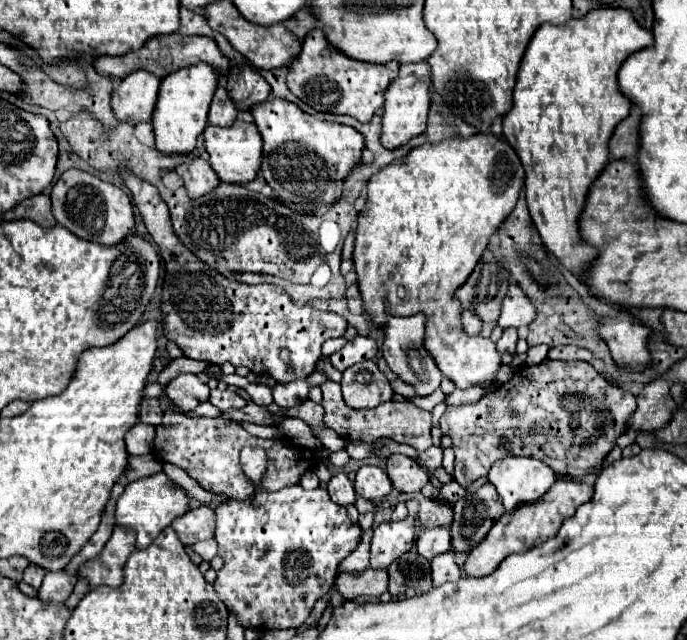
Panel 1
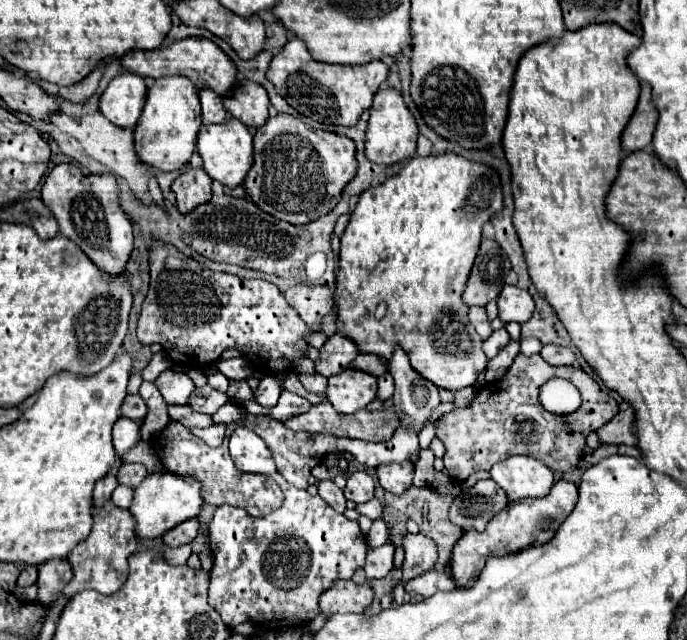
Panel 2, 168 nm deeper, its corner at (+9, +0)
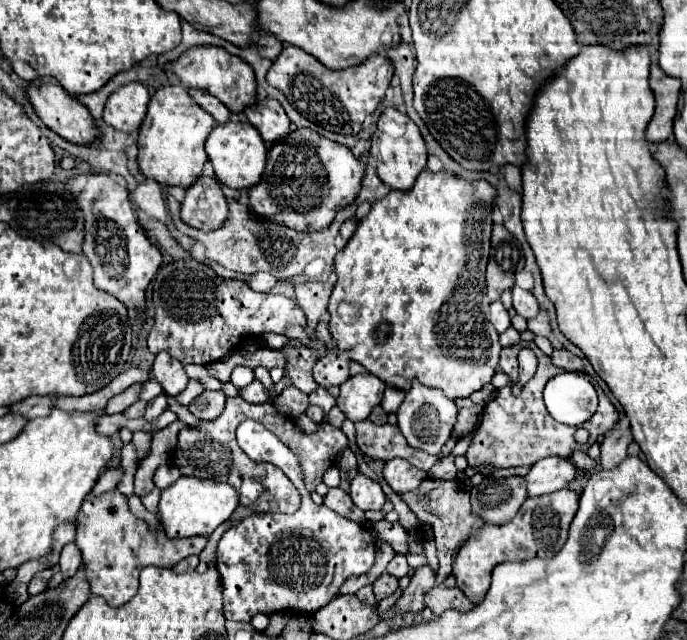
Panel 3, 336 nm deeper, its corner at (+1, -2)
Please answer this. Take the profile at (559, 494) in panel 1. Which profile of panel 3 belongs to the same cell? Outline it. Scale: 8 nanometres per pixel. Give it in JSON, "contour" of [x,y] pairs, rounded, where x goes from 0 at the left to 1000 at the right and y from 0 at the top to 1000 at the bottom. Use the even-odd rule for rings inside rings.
{"contour":[[[812,766],[812,769],[803,769],[803,772],[792,772],[792,775],[780,775],[780,778],[766,778],[766,784],[760,788],[760,794],[754,797],[754,803],[734,816],[731,822],[725,819],[702,819],[684,841],[681,847],[667,859],[664,866],[664,875],[661,875],[661,888],[658,888],[658,897],[664,903],[664,916],[681,931],[681,938],[687,938],[690,944],[699,944],[699,938],[705,941],[705,931],[713,919],[713,900],[716,900],[716,891],[731,881],[731,878],[739,878],[739,875],[774,875],[774,872],[803,872],[806,866],[815,863],[815,856],[821,853],[824,841],[827,841],[827,825],[830,825],[830,816],[836,809],[841,797],[841,772],[836,766]]]}

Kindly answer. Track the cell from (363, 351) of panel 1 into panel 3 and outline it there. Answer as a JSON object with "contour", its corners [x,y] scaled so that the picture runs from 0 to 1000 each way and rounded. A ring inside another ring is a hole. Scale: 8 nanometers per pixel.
{"contour":[[[486,544],[475,556],[469,556],[457,572],[457,594],[466,606],[495,603],[501,594],[507,594],[507,550],[495,550]]]}

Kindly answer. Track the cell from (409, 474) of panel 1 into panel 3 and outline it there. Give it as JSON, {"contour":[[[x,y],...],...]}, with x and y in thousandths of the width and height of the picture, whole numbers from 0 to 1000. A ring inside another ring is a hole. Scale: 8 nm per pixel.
{"contour":[[[574,716],[565,719],[559,728],[559,747],[568,756],[568,763],[576,772],[588,772],[594,766],[603,766],[611,759],[611,753],[620,747],[623,741],[611,738],[608,731],[603,731],[597,722],[585,719],[585,716]]]}

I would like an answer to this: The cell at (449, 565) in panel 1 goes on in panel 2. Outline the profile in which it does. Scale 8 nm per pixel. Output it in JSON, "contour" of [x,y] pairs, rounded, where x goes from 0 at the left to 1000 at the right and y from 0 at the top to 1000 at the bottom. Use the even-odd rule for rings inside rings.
{"contour":[[[632,888],[588,913],[591,925],[606,925],[606,928],[611,928],[617,934],[629,931],[635,922],[658,922],[661,916],[664,916],[661,906],[649,894],[638,894]]]}

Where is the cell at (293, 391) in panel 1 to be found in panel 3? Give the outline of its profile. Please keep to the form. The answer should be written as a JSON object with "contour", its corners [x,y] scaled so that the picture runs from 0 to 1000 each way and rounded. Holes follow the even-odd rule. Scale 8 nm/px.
{"contour":[[[370,594],[367,600],[361,600],[358,606],[349,606],[349,619],[358,625],[358,628],[367,628],[367,631],[384,631],[393,625],[393,616],[390,609],[381,603],[381,597]]]}

